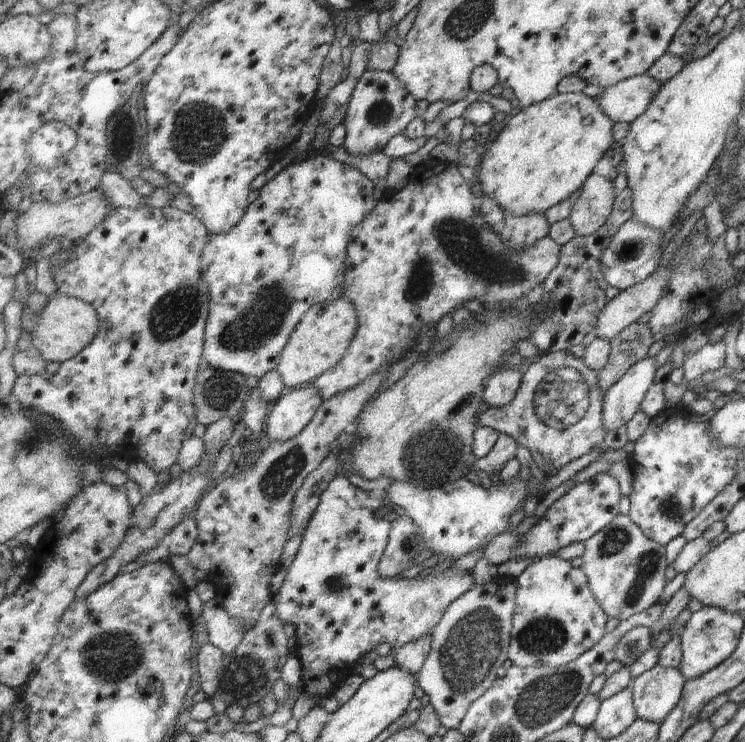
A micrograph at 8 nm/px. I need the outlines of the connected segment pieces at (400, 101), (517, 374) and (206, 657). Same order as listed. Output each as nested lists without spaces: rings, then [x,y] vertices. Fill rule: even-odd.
[[[369,70],[361,77],[349,103],[344,123],[347,134],[346,151],[351,156],[369,156],[384,152],[388,144],[399,136],[422,112],[423,105],[395,78],[391,71]]]
[[[515,368],[499,369],[486,380],[485,390],[482,391],[482,400],[489,407],[501,408],[509,404],[522,384],[522,373]]]
[[[211,642],[203,644],[197,654],[198,664],[202,671],[200,689],[207,698],[214,696],[219,688],[219,674],[221,674],[225,655],[220,648]]]

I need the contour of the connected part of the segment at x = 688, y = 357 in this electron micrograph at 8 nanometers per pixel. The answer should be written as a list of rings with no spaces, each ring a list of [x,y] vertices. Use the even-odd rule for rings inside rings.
[[[717,340],[715,344],[706,343],[693,354],[683,354],[681,370],[683,381],[698,380],[705,372],[715,372],[723,366],[725,360],[725,344],[723,340]]]

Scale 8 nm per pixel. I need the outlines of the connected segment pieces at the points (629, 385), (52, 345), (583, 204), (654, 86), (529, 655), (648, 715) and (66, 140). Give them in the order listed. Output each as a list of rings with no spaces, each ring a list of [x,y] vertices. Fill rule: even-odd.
[[[642,358],[634,362],[604,392],[601,404],[601,420],[605,432],[625,426],[643,400],[647,389],[654,382],[655,362],[652,358]]]
[[[55,292],[48,299],[46,307],[39,313],[33,314],[27,306],[23,311],[23,332],[30,334],[30,339],[43,358],[48,362],[63,364],[79,352],[83,352],[99,332],[99,316],[94,305],[87,301]]]
[[[591,172],[579,188],[578,196],[573,200],[568,220],[575,236],[593,234],[611,212],[615,190],[609,180]]]
[[[647,74],[632,76],[604,88],[594,99],[603,116],[609,118],[609,122],[630,124],[639,114],[645,112],[660,84]]]
[[[543,557],[528,563],[516,579],[519,580],[519,608],[515,608],[515,628],[510,630],[511,652],[507,652],[509,665],[519,668],[564,665],[593,648],[604,635],[603,626],[607,616],[599,608],[580,567],[573,567],[569,561],[557,557]]]
[[[654,665],[630,683],[635,716],[659,725],[679,700],[684,678],[678,669]]]
[[[61,121],[49,122],[31,136],[31,160],[39,168],[53,168],[74,151],[78,142],[74,128]]]

